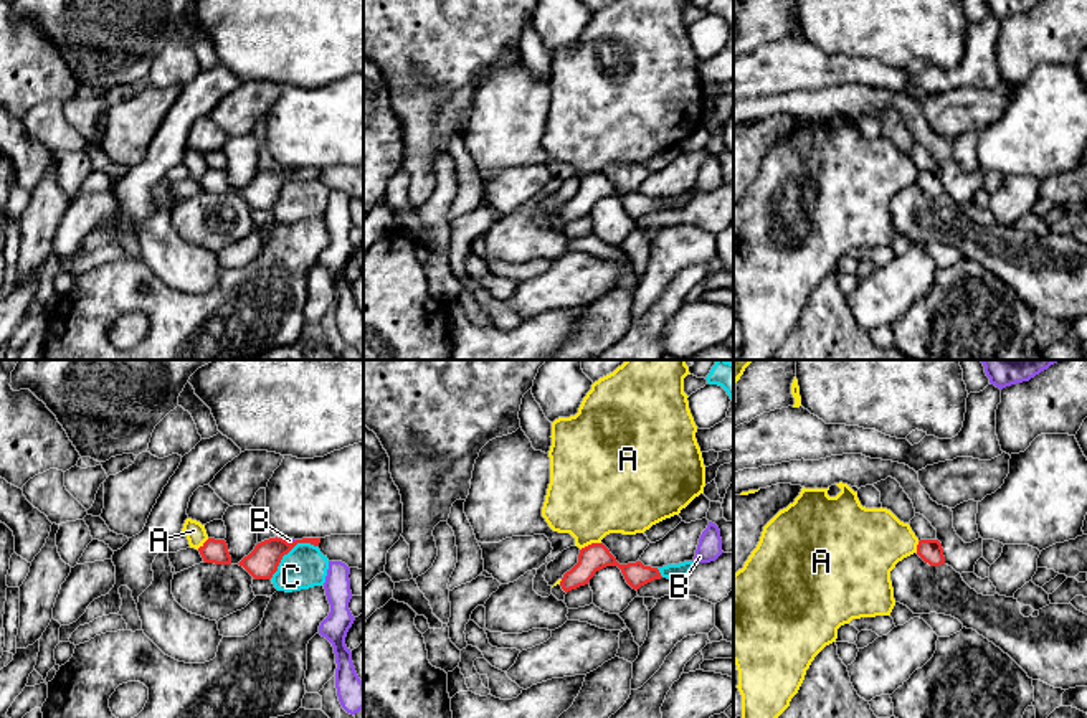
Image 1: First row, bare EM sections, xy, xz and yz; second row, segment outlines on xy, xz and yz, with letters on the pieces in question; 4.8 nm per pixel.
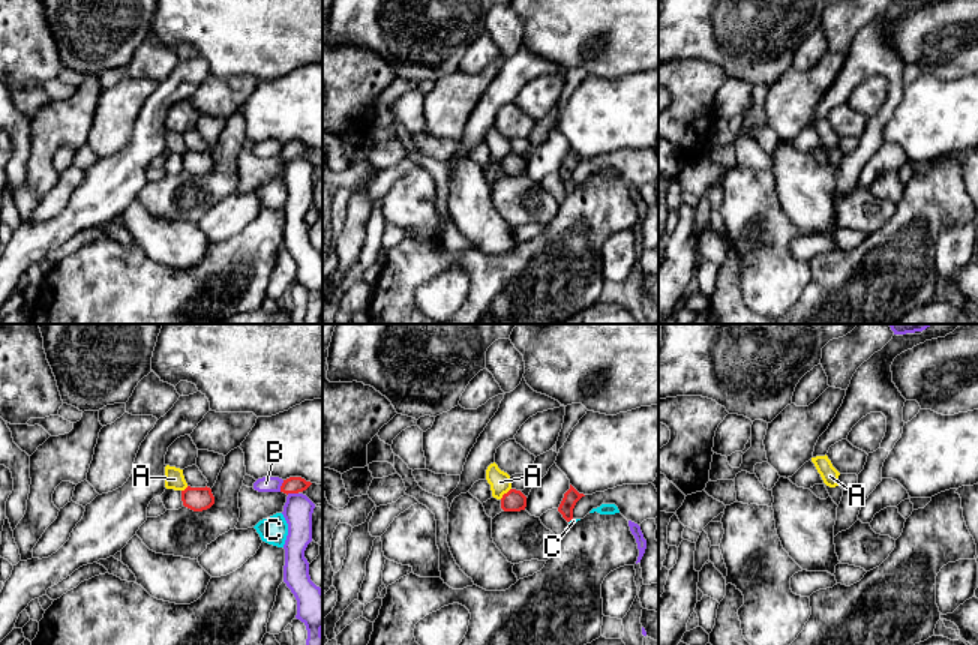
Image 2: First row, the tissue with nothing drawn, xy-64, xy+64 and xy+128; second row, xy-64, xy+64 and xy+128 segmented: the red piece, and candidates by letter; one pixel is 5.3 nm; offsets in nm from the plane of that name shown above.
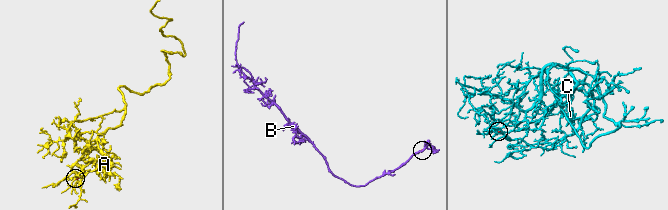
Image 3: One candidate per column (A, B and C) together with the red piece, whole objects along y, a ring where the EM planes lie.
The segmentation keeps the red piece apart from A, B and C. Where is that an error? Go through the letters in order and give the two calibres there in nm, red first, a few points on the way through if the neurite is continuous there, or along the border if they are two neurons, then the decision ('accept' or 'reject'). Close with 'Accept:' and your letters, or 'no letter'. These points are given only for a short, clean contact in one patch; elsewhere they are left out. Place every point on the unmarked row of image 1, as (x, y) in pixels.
A: calibres 140 and 440 nm; border xz (600, 172), (592, 172), (580, 180); reject
B: calibres 160 and 30 nm; border xy (281, 169), (288, 172), (296, 170); reject
C: calibres 160 and 220 nm; way xy (261, 193), (280, 190), (289, 180), (304, 197); accept
Accept: C

